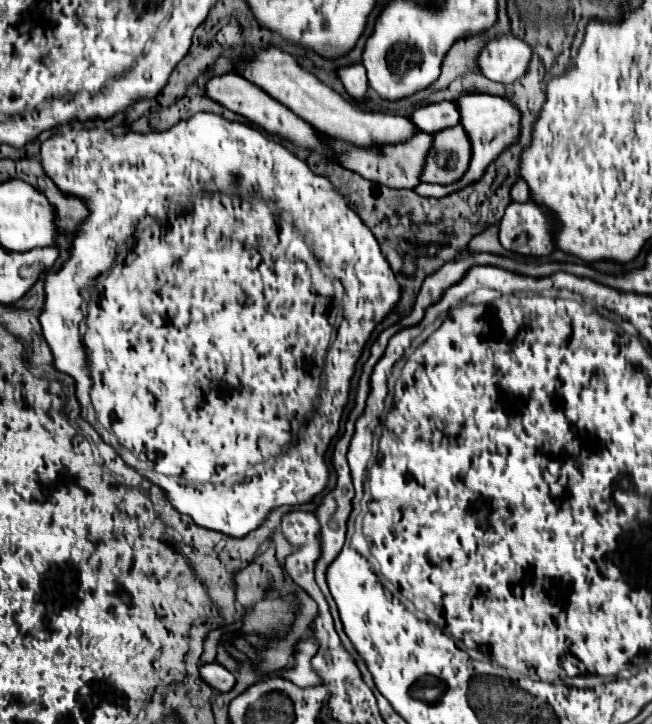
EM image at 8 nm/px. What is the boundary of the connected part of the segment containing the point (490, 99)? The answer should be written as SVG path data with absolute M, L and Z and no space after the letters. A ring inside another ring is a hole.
M473 92L473 94L465 94L457 100L459 104L459 112L461 112L461 126L467 130L469 140L471 140L471 148L473 148L473 158L469 164L469 170L463 174L461 180L453 182L453 184L429 184L429 182L421 182L415 192L427 198L443 198L451 192L457 192L461 188L465 188L471 182L477 182L483 174L485 168L489 164L495 162L495 158L509 148L509 144L513 144L513 140L517 140L519 136L519 120L521 120L521 112L519 108L505 96L495 96L495 94L485 94L485 92Z

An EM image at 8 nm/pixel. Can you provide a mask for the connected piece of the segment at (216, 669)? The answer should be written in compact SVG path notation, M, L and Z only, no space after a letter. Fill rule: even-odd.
M217 662L203 664L203 666L199 668L199 672L201 672L201 678L203 678L209 686L217 688L219 692L227 692L227 690L231 690L233 684L235 684L235 676L233 676L225 666L221 666L221 664L217 664Z

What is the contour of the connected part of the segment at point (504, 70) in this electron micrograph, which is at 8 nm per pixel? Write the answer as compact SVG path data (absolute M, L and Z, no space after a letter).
M501 34L483 48L479 56L479 68L483 76L493 82L513 84L525 76L531 56L533 48L525 40L513 34Z

